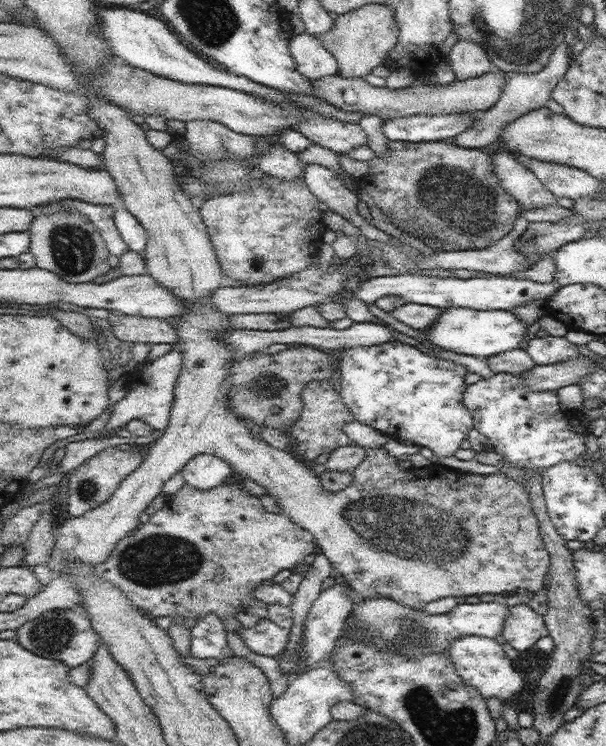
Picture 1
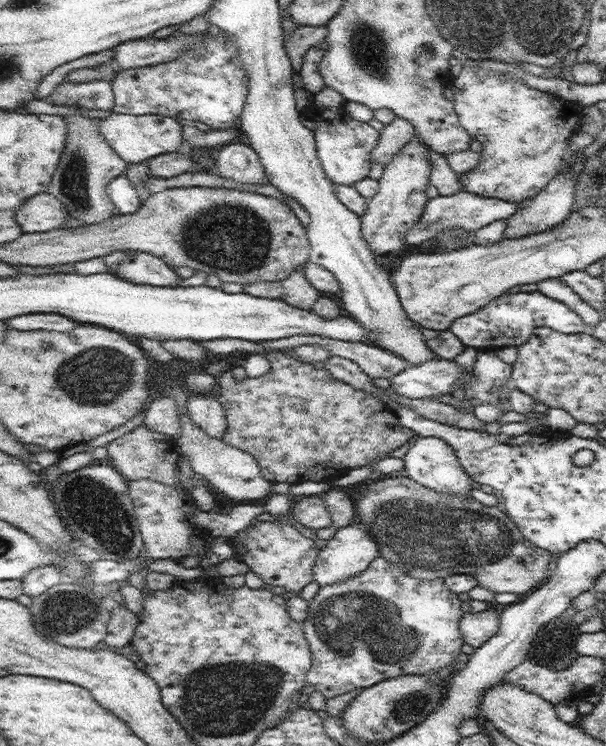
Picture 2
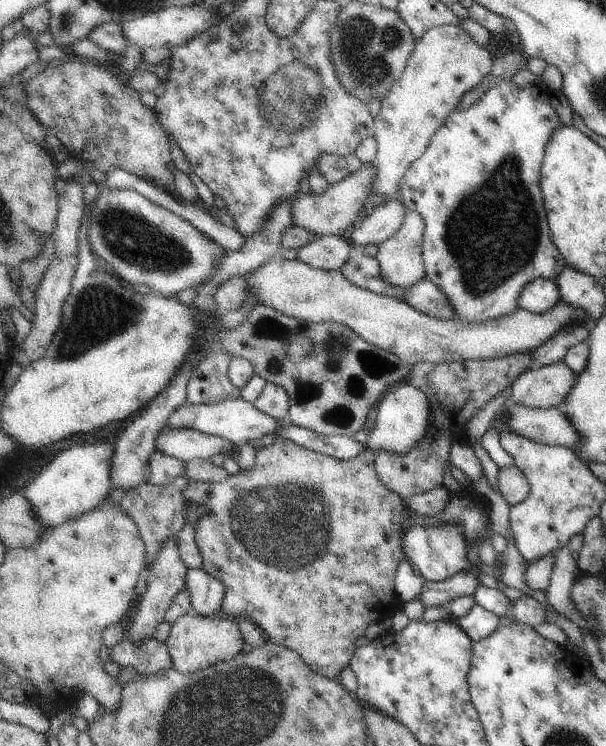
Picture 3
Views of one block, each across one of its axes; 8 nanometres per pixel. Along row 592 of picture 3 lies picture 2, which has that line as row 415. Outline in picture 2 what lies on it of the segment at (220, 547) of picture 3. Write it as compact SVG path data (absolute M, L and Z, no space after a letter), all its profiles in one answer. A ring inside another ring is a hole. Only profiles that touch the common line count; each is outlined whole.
M275 350L265 352L263 356L271 364L265 374L261 374L259 378L245 376L243 380L235 380L231 372L225 372L217 378L215 398L221 402L227 422L227 430L221 440L253 456L267 482L289 482L293 486L305 480L321 482L329 476L343 476L353 468L365 468L377 458L395 452L411 436L415 436L411 428L399 422L397 414L387 404L363 390L357 390L333 378L327 368L315 370L309 362L289 358L283 352Z

